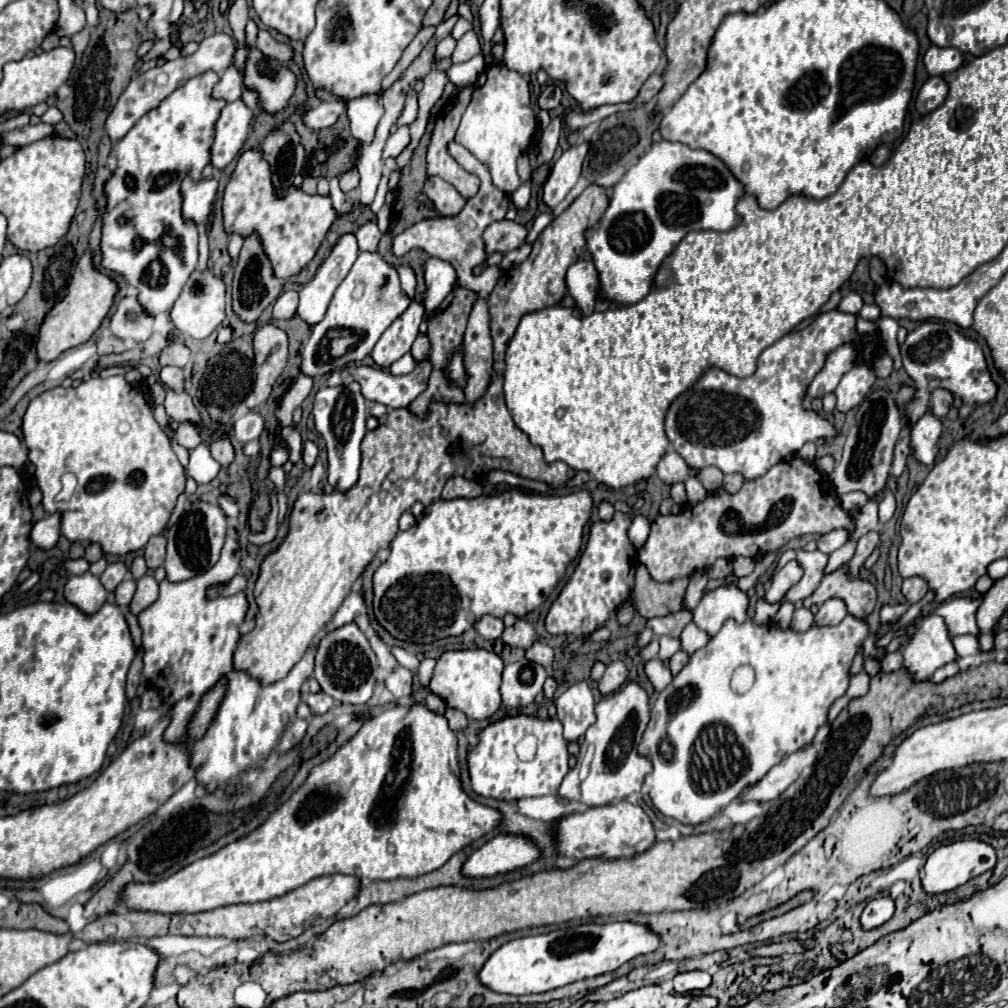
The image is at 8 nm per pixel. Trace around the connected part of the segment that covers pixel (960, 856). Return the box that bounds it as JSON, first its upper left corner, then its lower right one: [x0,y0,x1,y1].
[922,839,996,893]

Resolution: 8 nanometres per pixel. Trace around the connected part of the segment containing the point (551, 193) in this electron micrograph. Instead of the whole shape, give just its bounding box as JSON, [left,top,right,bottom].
[542,143,588,209]

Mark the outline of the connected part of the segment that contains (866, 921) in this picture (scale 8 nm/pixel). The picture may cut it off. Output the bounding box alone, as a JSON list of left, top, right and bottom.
[860,895,896,929]

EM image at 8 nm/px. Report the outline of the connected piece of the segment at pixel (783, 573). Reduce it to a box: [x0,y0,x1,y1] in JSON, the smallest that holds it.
[766,561,802,603]

